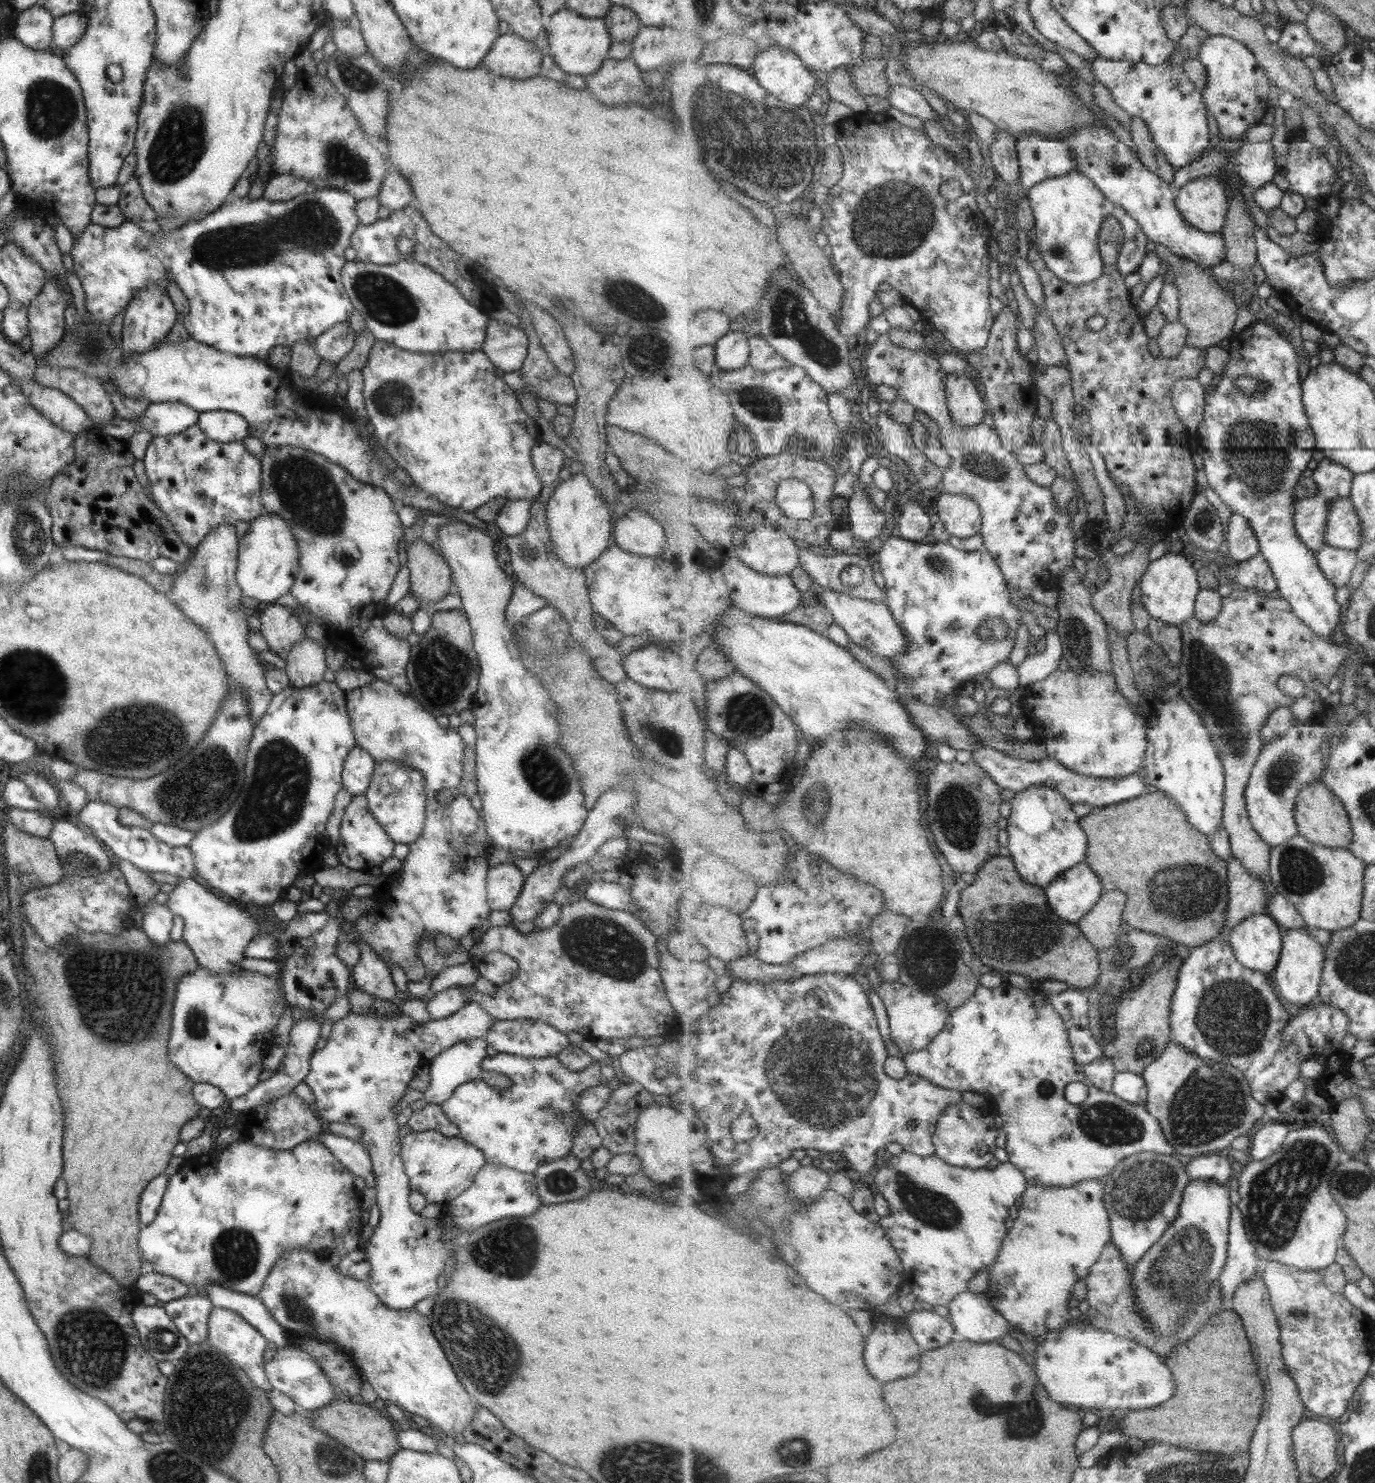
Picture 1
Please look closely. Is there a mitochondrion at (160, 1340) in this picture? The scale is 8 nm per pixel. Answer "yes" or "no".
yes

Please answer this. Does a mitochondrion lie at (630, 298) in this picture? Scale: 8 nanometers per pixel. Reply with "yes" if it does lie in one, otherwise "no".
yes

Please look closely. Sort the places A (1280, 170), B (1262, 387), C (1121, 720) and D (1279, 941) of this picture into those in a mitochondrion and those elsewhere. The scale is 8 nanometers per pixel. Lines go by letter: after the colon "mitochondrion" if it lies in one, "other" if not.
A: other
B: other
C: other
D: other

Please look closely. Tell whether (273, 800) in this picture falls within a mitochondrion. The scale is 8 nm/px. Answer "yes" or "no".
yes

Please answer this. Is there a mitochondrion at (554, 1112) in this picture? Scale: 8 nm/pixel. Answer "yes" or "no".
yes

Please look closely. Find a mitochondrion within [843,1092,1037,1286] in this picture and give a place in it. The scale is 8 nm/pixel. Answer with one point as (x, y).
(932, 1209)

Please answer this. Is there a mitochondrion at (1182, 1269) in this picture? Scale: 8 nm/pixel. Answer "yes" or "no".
yes

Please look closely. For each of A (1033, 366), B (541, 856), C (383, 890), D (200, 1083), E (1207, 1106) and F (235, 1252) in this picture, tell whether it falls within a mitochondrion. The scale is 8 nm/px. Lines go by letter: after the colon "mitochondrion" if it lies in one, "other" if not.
A: other
B: other
C: other
D: other
E: mitochondrion
F: mitochondrion

